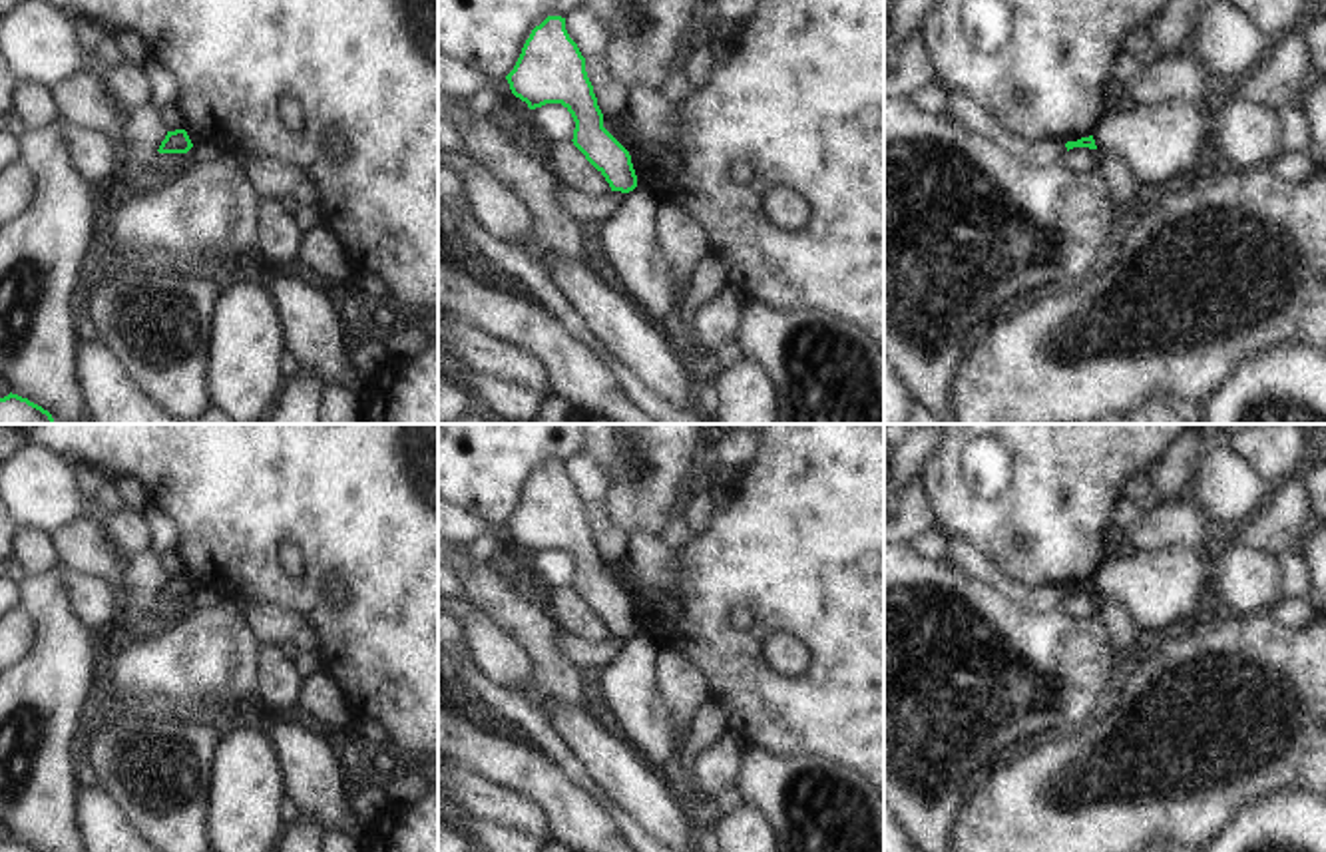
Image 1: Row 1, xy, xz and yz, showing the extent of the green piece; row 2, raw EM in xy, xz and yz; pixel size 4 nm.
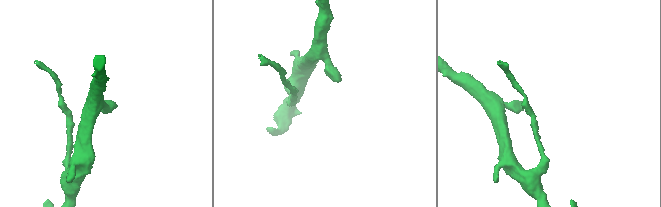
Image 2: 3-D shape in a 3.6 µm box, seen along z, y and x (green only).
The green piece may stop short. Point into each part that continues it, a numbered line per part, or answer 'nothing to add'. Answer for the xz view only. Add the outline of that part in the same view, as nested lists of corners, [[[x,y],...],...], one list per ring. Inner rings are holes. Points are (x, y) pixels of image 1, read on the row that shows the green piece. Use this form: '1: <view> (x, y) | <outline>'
nothing to add

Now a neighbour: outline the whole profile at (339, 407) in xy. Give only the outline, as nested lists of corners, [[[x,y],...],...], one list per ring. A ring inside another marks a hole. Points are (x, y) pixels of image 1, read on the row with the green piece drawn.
[[[327,386],[321,400],[321,424],[364,424],[370,398],[340,386]]]

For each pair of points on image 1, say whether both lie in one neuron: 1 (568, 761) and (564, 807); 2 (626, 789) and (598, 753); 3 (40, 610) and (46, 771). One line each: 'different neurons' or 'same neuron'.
1: different neurons
2: same neuron
3: same neuron

